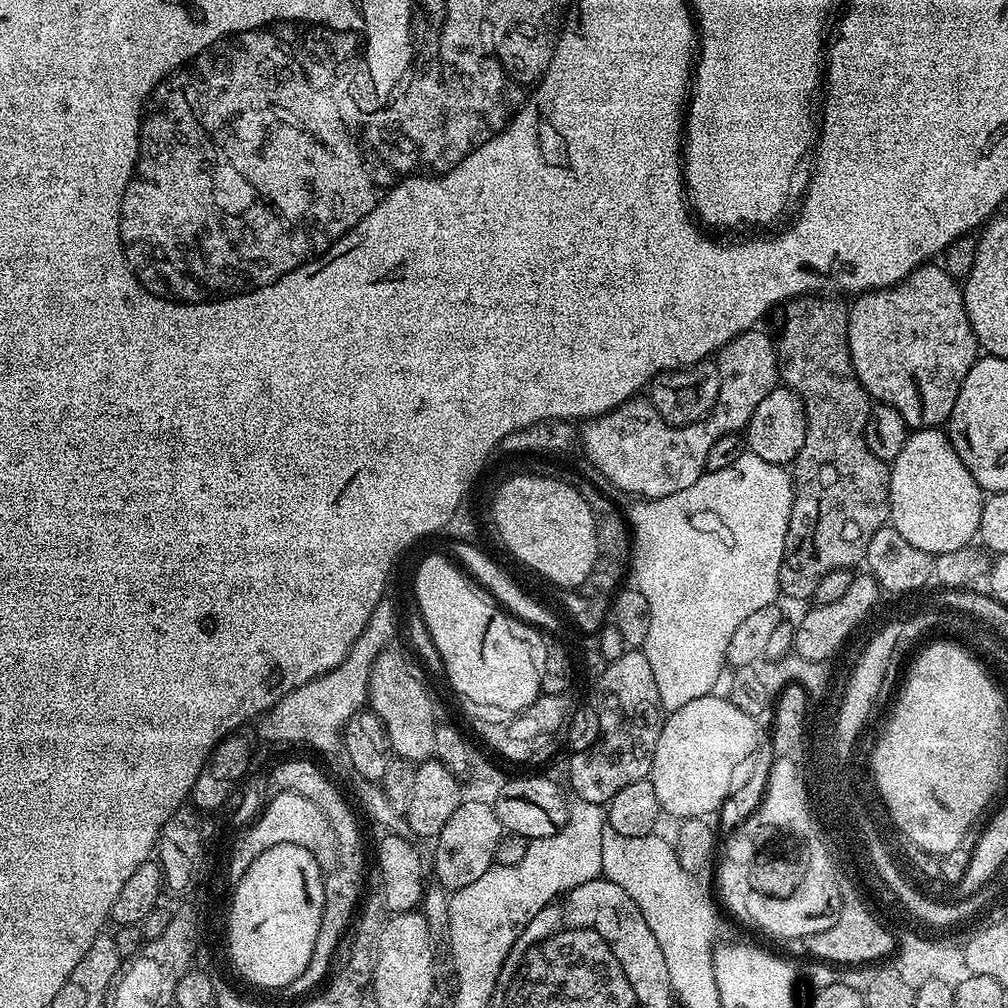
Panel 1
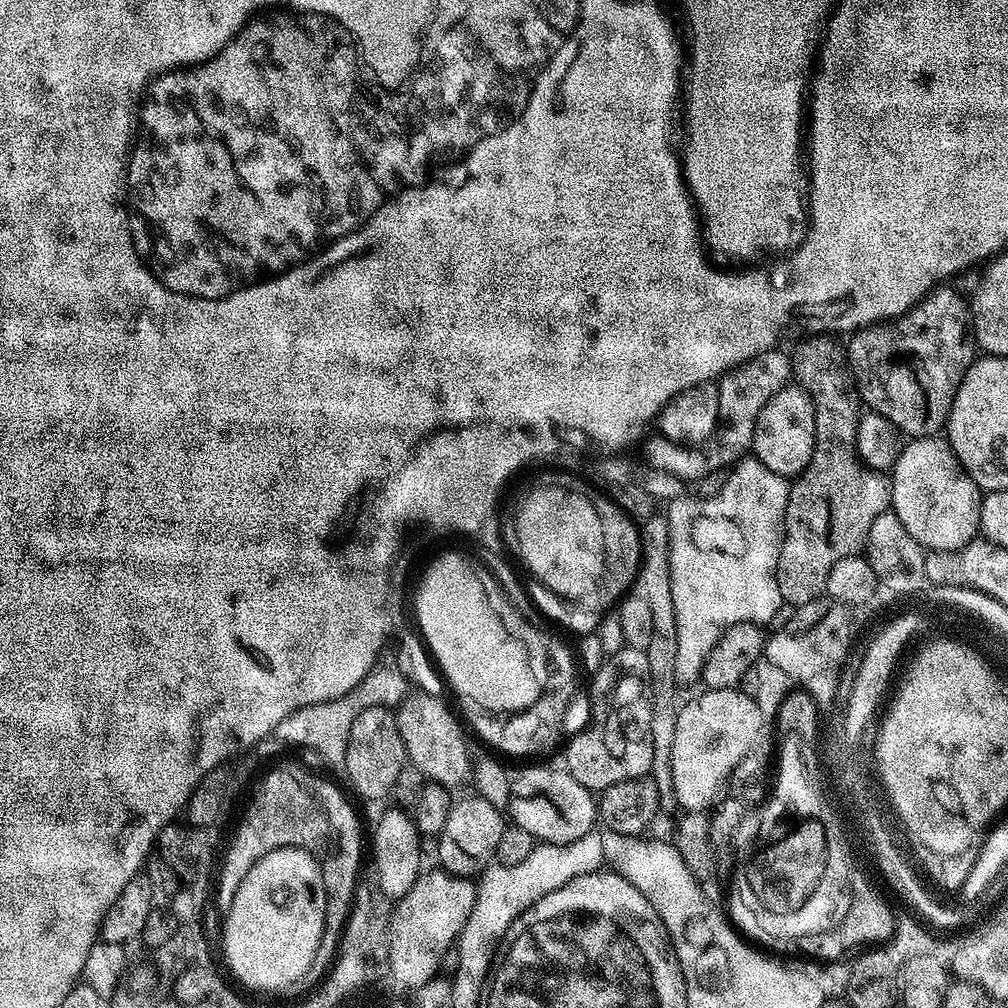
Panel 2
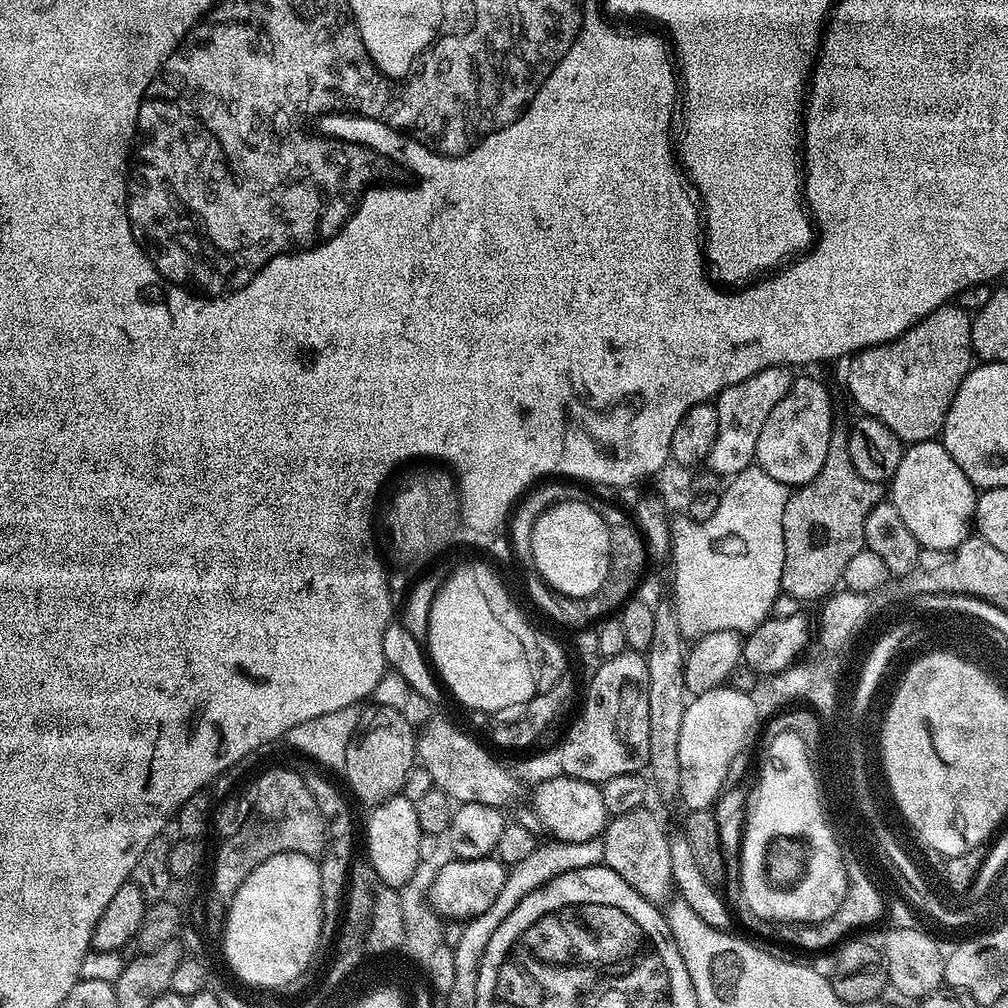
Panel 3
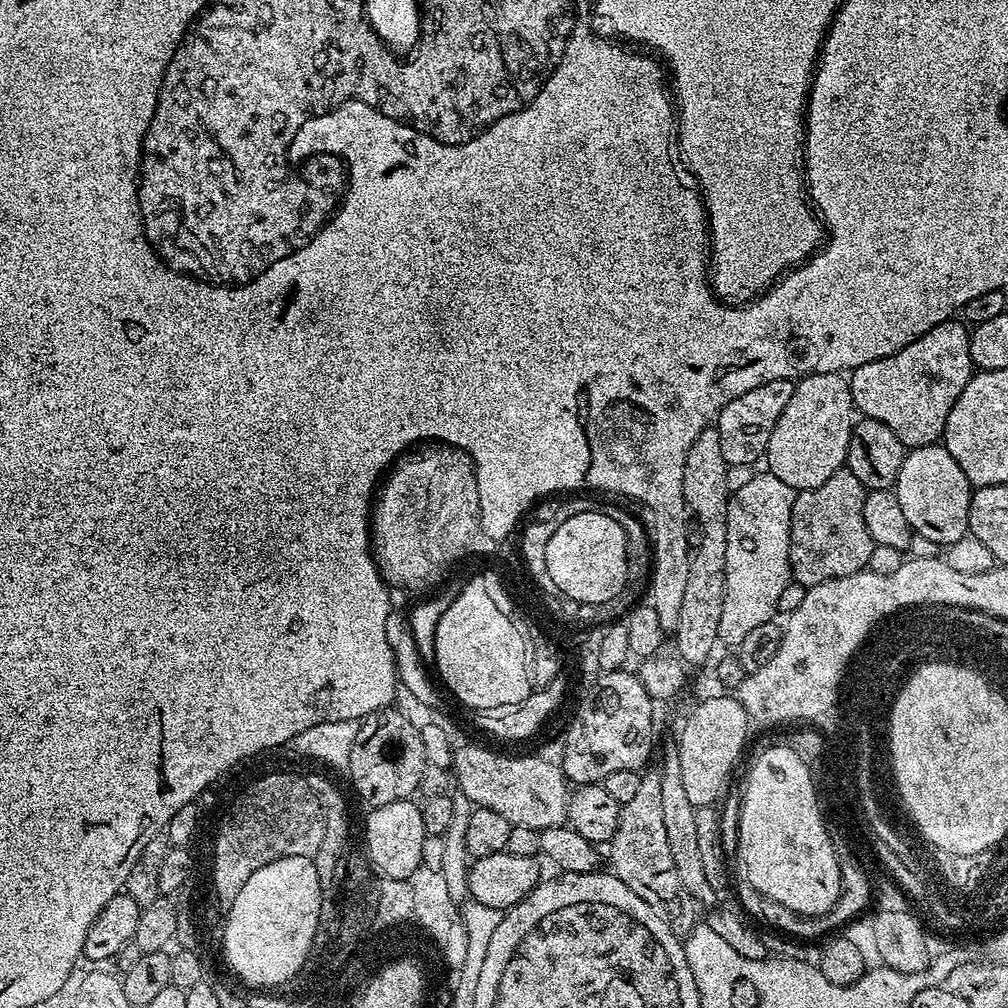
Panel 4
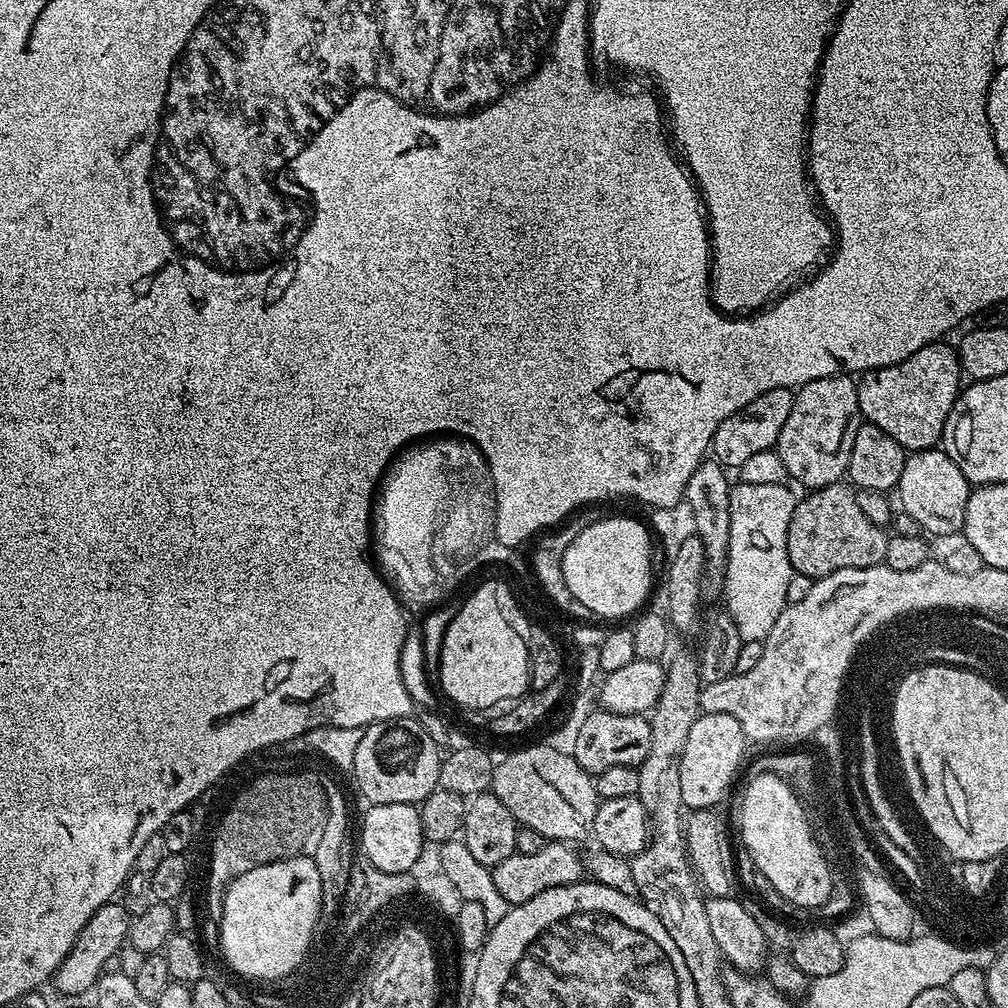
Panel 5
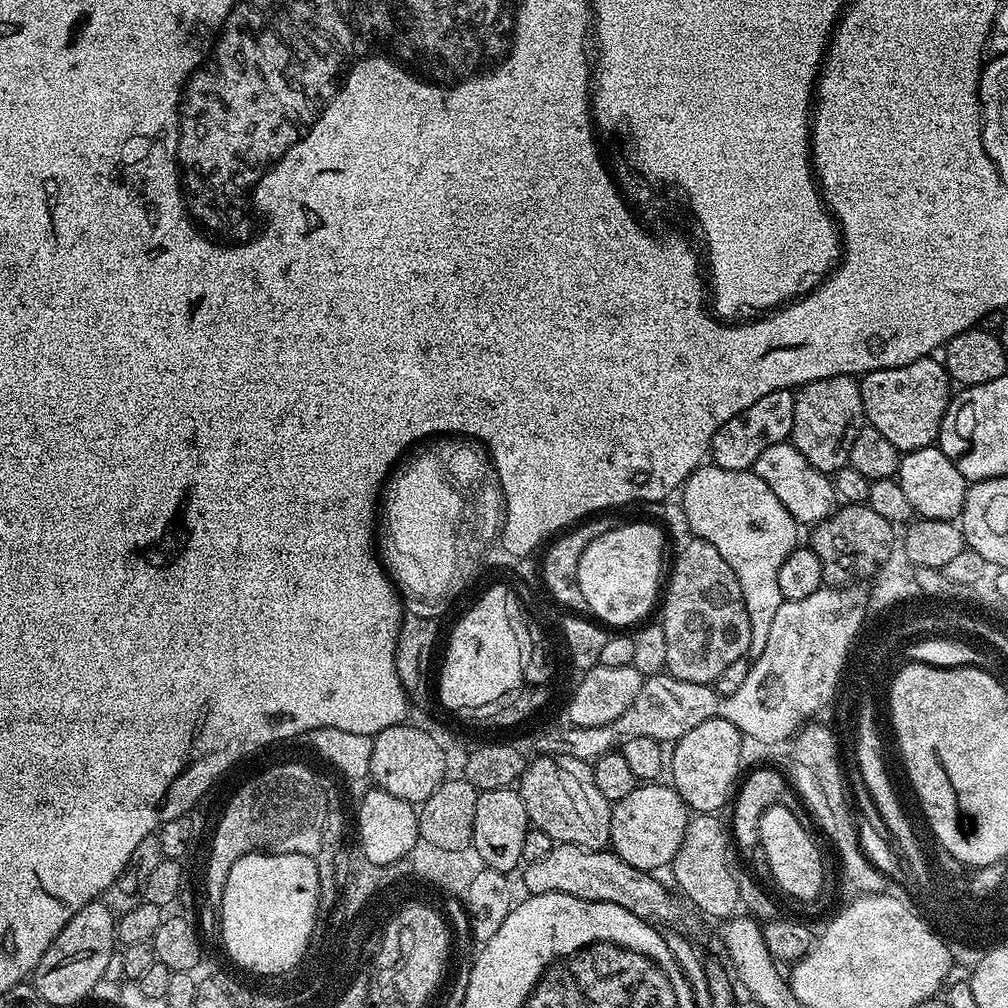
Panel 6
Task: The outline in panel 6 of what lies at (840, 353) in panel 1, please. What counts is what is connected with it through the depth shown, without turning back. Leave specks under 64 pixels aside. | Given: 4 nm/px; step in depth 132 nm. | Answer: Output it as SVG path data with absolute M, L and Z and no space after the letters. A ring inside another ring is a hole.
M844 504L837 507L831 516L821 520L811 532L810 546L818 562L822 562L824 584L832 580L840 588L873 575L890 556L898 540L897 533L896 536L892 533L895 532L894 526L886 522L886 518L874 514L874 510L867 504Z

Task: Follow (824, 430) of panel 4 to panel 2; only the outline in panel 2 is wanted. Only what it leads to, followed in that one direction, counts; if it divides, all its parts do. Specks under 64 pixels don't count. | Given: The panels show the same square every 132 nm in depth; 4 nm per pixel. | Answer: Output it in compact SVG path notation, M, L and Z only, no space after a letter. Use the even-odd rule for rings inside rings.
M792 382L788 387L778 390L766 406L762 406L762 414L758 414L758 422L754 426L754 438L750 449L751 455L766 466L766 470L774 470L774 474L785 478L799 476L801 470L810 462L810 454L814 454L814 402L810 394L799 384Z

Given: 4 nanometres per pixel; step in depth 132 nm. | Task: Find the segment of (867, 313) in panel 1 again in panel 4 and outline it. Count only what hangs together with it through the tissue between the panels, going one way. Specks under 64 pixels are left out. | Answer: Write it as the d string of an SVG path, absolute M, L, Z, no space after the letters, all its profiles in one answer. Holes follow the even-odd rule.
M953 318L926 330L922 338L894 354L851 369L855 411L861 417L890 426L905 449L937 443L944 435L946 418L950 418L958 394L966 390L966 382L970 382L974 375L969 335L969 329Z

